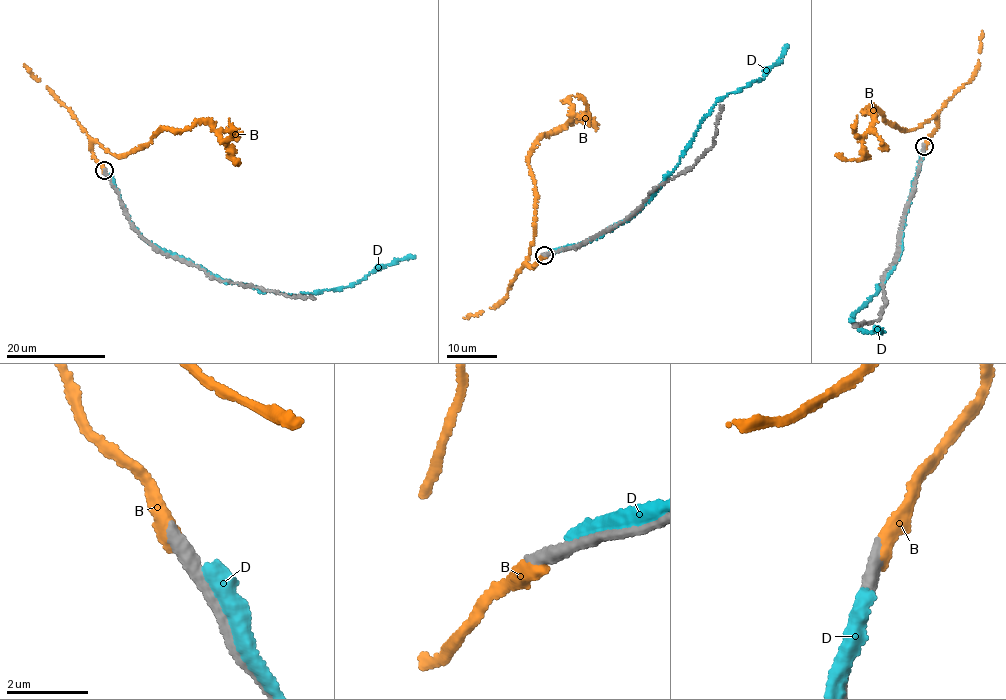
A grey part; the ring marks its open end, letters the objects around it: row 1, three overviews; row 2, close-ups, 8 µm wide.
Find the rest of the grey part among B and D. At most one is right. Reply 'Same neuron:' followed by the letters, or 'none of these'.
Same neuron: B

